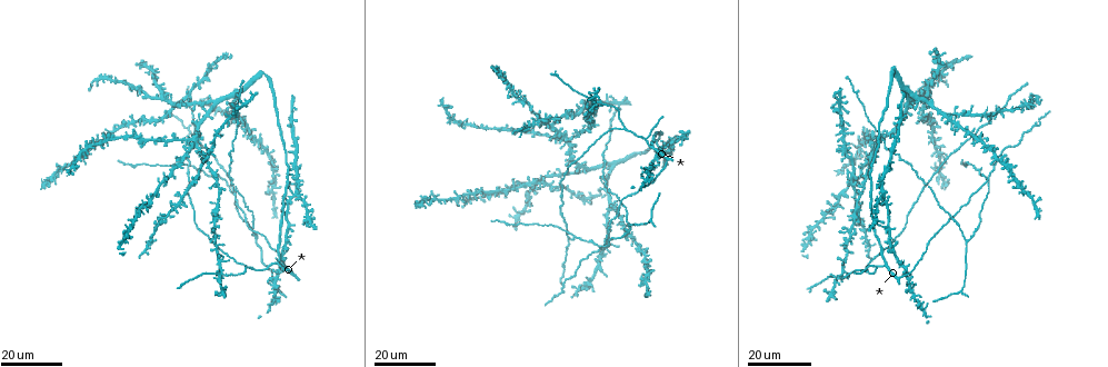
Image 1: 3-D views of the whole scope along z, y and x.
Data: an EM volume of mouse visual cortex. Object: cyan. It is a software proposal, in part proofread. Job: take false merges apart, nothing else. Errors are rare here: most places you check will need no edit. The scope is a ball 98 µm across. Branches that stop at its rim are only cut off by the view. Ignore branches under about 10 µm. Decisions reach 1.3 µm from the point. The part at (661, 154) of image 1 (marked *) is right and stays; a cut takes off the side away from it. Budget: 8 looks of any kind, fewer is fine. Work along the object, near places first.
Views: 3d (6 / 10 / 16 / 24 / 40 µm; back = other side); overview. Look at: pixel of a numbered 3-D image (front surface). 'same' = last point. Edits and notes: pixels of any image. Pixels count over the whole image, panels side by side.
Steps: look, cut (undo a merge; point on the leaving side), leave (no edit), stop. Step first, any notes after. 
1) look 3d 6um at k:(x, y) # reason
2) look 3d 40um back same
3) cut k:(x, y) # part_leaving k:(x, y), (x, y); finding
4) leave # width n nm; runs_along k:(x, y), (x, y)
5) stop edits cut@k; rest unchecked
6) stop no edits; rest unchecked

look 3d 16um at 1:(625, 128) # side arm on a straight run

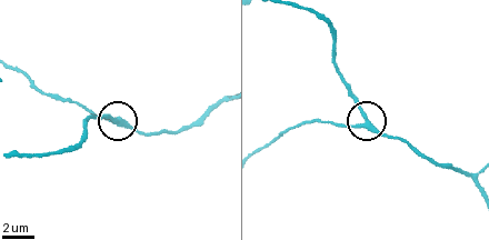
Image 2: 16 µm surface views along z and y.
look 3d 6um at 2:(116, 121)

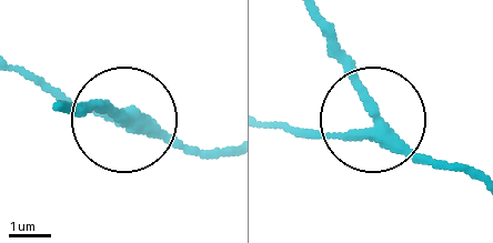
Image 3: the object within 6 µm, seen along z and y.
leave # width 270 nm; runs_along 3:(469, 176), (426, 162), (373, 123), (331, 138), (267, 128); continuous, no second neuron

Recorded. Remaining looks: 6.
look 3d 16um at 1:(192, 136)

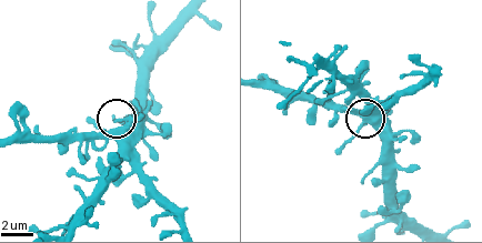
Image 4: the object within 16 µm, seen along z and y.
look 3d 10um at 4:(366, 121) # closer look

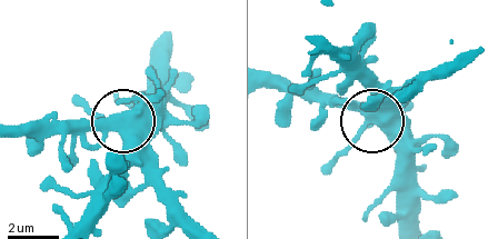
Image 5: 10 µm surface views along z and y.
leave # width 440 nm; runs_along 5:(462, 57), (374, 119), (305, 102); continuous, no second neuron

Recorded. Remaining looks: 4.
look 3d 16um at 1:(614, 116) # three-way junction

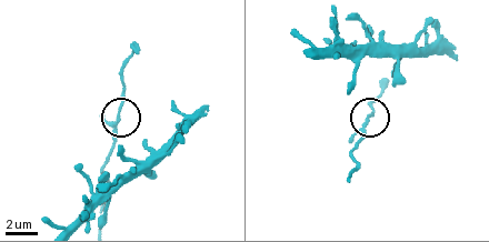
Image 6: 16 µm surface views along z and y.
look 3d 6um at 6:(117, 120)

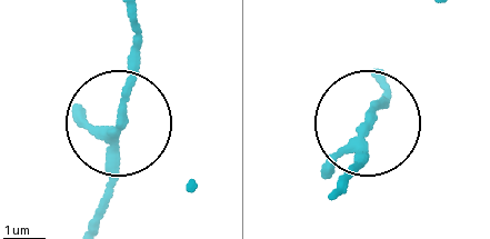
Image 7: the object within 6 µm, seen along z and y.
look 3d 6um back at 7:(121, 123)

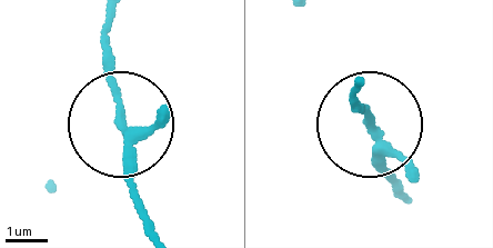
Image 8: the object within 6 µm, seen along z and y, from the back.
leave # one neuron here

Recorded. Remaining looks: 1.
stop no edits; rest unchecked

